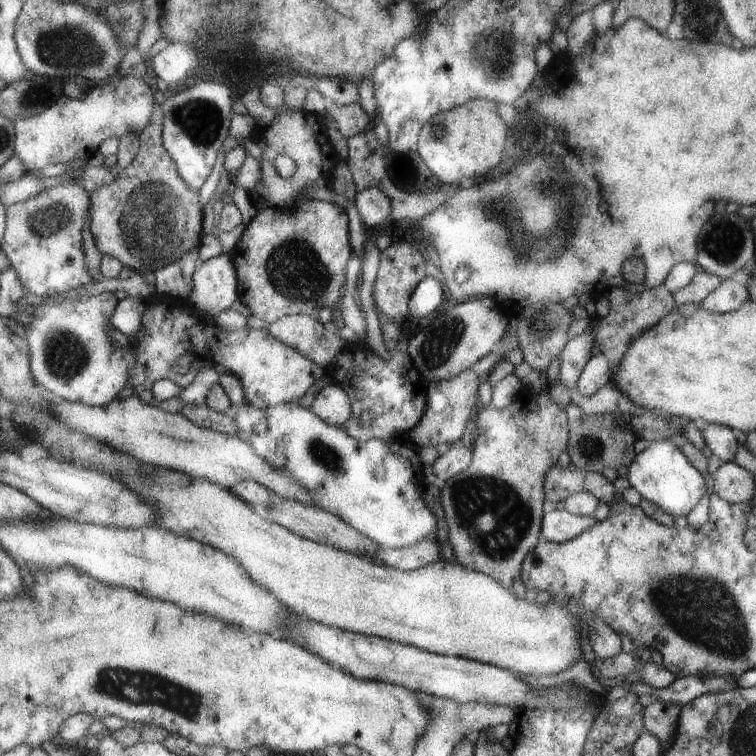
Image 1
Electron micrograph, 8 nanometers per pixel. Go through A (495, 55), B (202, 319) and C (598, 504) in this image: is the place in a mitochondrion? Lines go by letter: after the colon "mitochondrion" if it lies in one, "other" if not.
A: mitochondrion
B: other
C: other

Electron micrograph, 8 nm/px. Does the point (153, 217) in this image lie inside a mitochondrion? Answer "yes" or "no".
yes

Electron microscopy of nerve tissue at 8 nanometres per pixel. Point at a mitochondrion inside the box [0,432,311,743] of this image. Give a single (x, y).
(138, 691)

